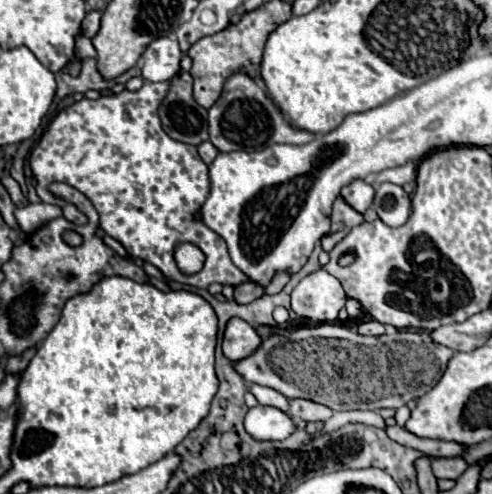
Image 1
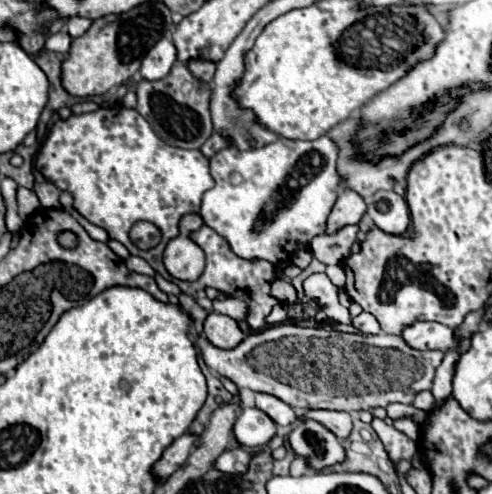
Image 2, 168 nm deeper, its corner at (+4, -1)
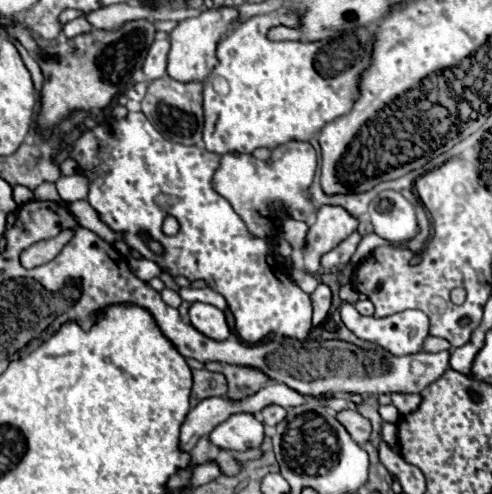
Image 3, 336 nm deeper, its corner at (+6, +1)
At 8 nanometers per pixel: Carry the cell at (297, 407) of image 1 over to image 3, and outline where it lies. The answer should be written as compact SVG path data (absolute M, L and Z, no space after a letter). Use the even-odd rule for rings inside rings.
M344 410L344 412L338 412L336 418L344 424L344 428L350 432L350 436L352 436L360 446L364 446L364 444L368 442L370 432L372 432L372 424L370 424L370 420L366 420L360 412L356 412L356 410Z

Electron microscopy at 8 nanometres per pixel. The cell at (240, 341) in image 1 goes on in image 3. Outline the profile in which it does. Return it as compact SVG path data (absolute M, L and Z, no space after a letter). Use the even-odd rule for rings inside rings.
M194 302L188 310L188 316L190 316L190 324L212 340L226 340L230 336L224 312L212 304Z

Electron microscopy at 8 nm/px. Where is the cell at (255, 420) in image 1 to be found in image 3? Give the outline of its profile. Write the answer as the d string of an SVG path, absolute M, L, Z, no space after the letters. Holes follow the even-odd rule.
M232 414L210 432L210 442L222 450L258 448L264 440L264 424L248 414Z

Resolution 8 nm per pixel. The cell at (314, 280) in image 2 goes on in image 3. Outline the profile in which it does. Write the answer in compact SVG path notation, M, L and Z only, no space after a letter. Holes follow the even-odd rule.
M342 302L340 306L340 316L342 322L362 340L376 344L378 348L394 354L394 356L406 356L406 354L416 354L422 346L422 340L428 336L428 316L420 310L404 310L386 318L374 318L374 316L362 316L356 312L356 308L348 302Z

